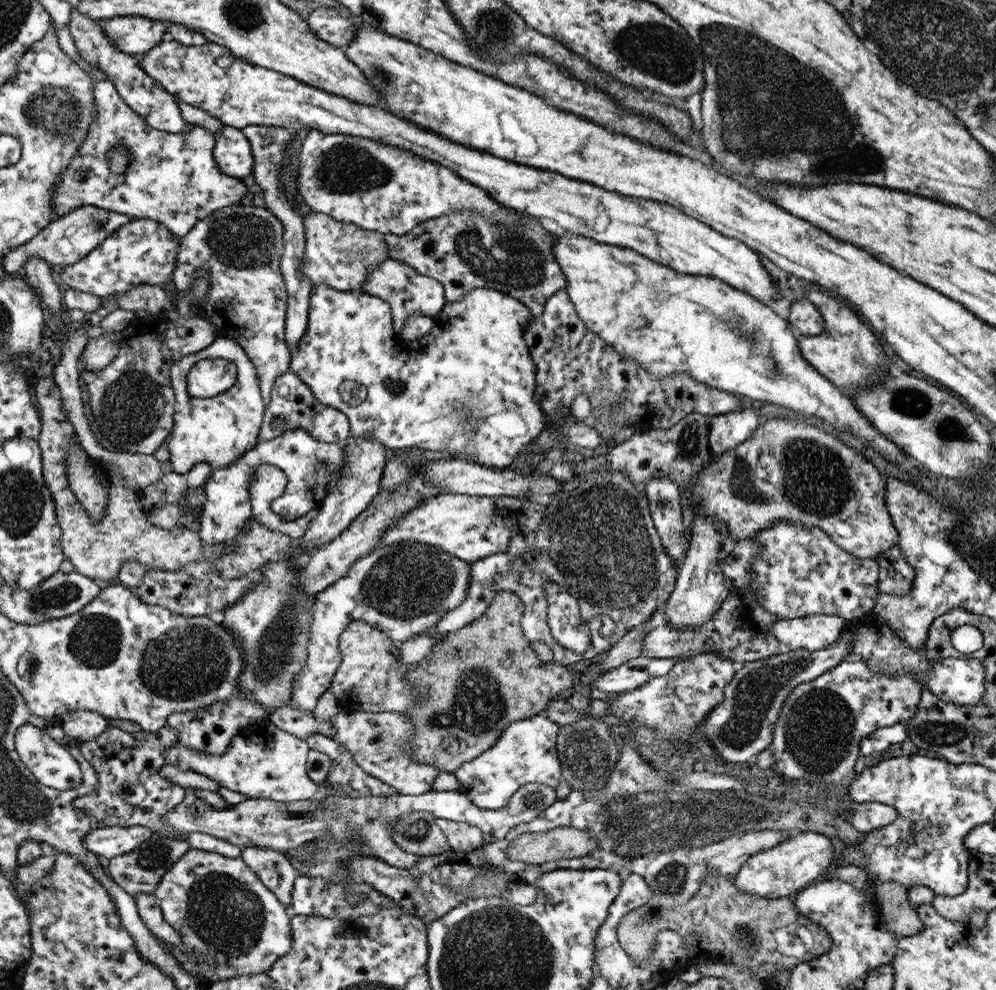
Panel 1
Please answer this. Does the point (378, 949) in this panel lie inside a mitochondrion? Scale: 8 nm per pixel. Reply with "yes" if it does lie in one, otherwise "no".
no

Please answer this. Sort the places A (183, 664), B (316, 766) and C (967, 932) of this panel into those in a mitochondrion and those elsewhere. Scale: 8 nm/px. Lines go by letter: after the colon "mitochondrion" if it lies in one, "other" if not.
A: mitochondrion
B: other
C: other

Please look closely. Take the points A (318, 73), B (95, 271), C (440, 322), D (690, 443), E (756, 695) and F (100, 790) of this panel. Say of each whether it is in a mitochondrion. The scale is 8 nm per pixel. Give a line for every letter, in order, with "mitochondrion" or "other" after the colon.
A: other
B: other
C: other
D: mitochondrion
E: mitochondrion
F: other

